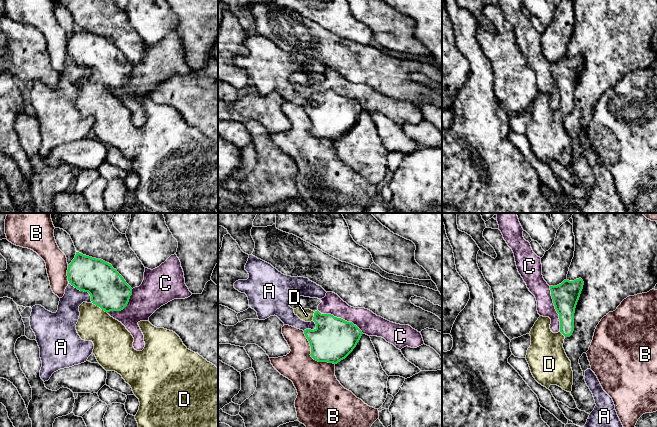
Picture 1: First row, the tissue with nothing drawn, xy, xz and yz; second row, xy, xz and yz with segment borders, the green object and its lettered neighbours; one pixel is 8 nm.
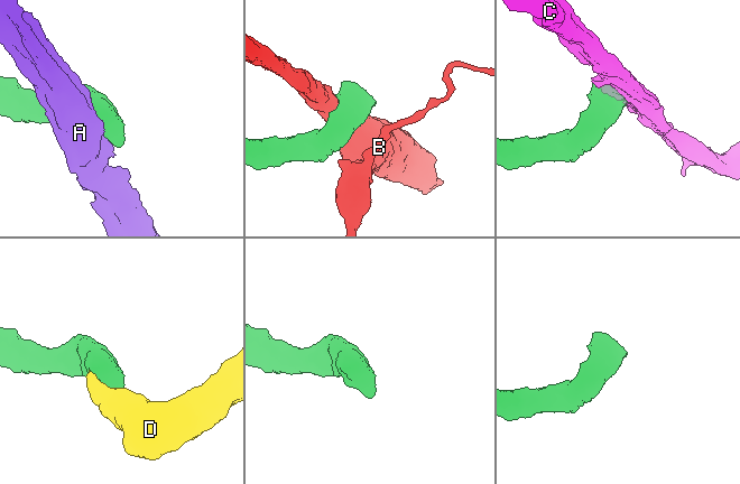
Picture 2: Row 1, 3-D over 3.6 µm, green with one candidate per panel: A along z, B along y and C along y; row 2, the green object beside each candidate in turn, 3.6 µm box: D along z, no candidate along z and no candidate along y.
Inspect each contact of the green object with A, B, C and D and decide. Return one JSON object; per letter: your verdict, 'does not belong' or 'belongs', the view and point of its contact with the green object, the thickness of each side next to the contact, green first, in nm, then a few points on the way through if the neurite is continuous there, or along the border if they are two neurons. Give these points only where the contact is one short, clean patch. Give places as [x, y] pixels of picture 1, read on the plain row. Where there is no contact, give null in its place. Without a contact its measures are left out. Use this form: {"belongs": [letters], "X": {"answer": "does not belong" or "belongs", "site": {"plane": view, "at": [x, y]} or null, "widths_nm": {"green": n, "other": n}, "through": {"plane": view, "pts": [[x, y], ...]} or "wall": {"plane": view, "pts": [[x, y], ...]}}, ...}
{"belongs": ["D"], "A": {"answer": "does not belong", "site": {"plane": "xy", "at": [83, 66]}, "widths_nm": {"green": 300, "other": 190}}, "B": {"answer": "does not belong", "site": {"plane": "xz", "at": [310, 130]}, "widths_nm": {"green": 340, "other": 340}}, "C": {"answer": "does not belong", "site": {"plane": "xz", "at": [340, 94]}, "widths_nm": {"green": 340, "other": 180}}, "D": {"answer": "belongs", "site": {"plane": "xy", "at": [100, 83]}, "widths_nm": {"green": 300, "other": 280}}}

